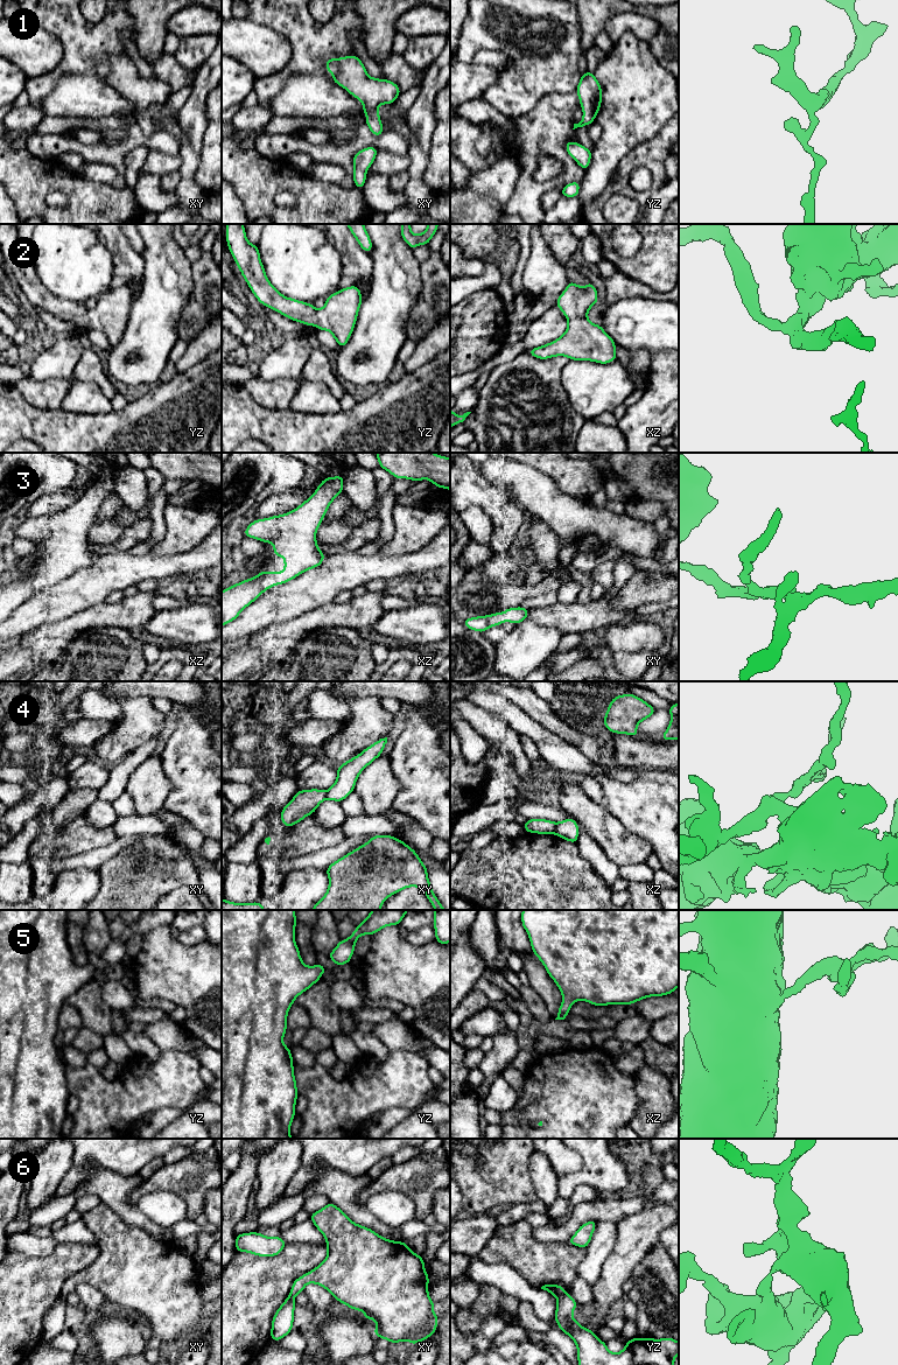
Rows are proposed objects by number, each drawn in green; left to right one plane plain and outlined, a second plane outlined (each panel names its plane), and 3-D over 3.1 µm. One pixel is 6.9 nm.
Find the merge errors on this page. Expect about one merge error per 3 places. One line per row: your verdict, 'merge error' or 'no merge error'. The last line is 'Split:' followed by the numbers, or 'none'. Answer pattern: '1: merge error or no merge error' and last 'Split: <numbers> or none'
1: no merge error
2: no merge error
3: no merge error
4: merge error
5: no merge error
6: merge error
Split: 4, 6

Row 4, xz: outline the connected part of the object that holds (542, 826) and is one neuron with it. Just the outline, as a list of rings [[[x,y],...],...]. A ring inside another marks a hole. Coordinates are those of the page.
[[[528,819],[522,826],[527,833],[547,835],[555,832],[556,824],[547,819]]]

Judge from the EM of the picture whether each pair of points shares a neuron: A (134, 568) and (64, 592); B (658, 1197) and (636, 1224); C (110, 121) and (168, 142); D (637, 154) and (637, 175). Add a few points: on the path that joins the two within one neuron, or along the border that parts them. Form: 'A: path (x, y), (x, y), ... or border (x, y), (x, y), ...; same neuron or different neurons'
A: path (117, 572), (106, 574), (91, 586), (82, 589); same neuron
B: border (651, 1202), (666, 1203); different neurons
C: border (135, 121), (126, 127); different neurons
D: border (647, 168), (639, 167), (631, 173), (632, 189); different neurons

